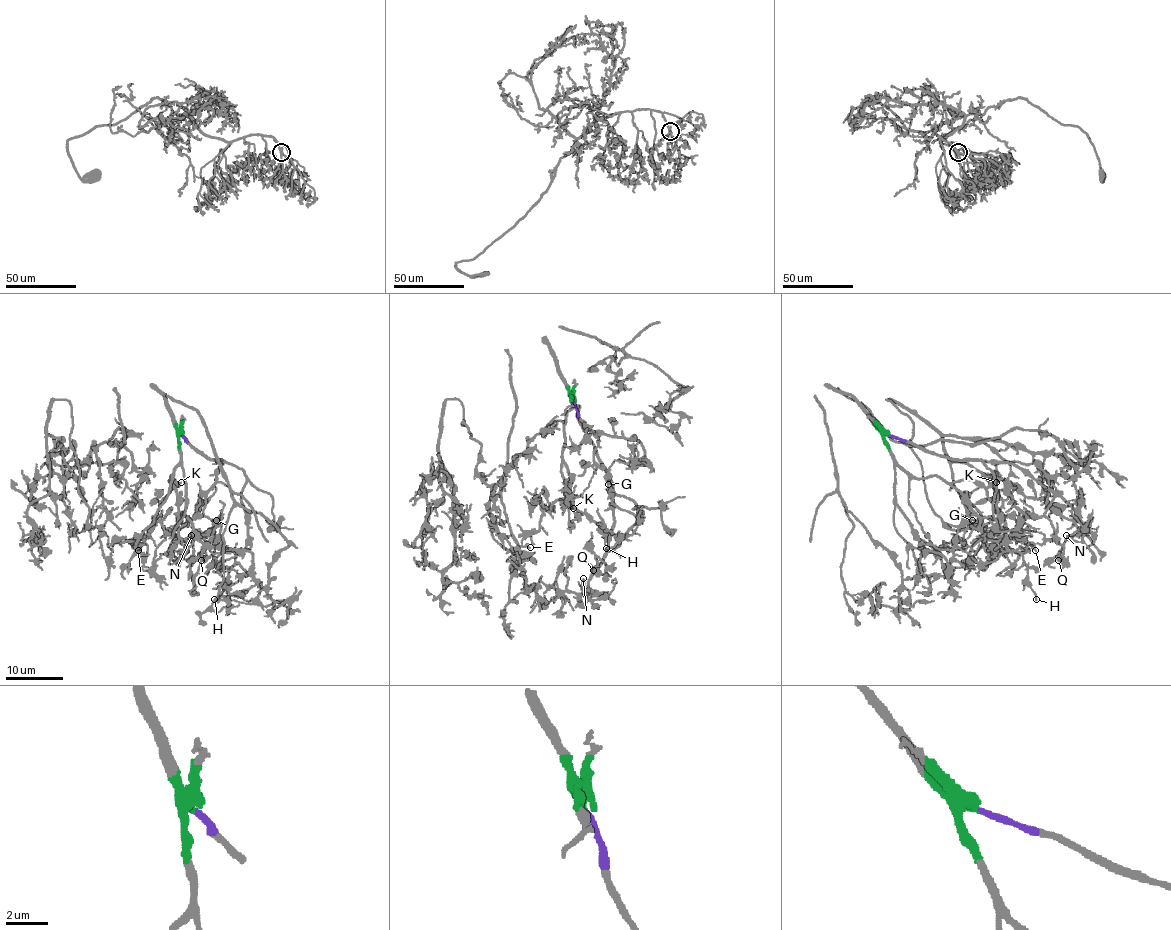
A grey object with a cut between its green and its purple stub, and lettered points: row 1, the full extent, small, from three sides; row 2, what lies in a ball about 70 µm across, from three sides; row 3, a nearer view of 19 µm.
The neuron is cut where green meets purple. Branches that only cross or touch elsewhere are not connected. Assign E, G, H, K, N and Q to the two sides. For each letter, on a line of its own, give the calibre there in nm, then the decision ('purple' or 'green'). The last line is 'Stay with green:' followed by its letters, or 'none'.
E: calibre 130 nm; green
G: calibre 240 nm; green
H: calibre 120 nm; purple
K: calibre 190 nm; green
N: calibre 200 nm; purple
Q: calibre 240 nm; purple
Stay with green: E, G, K

